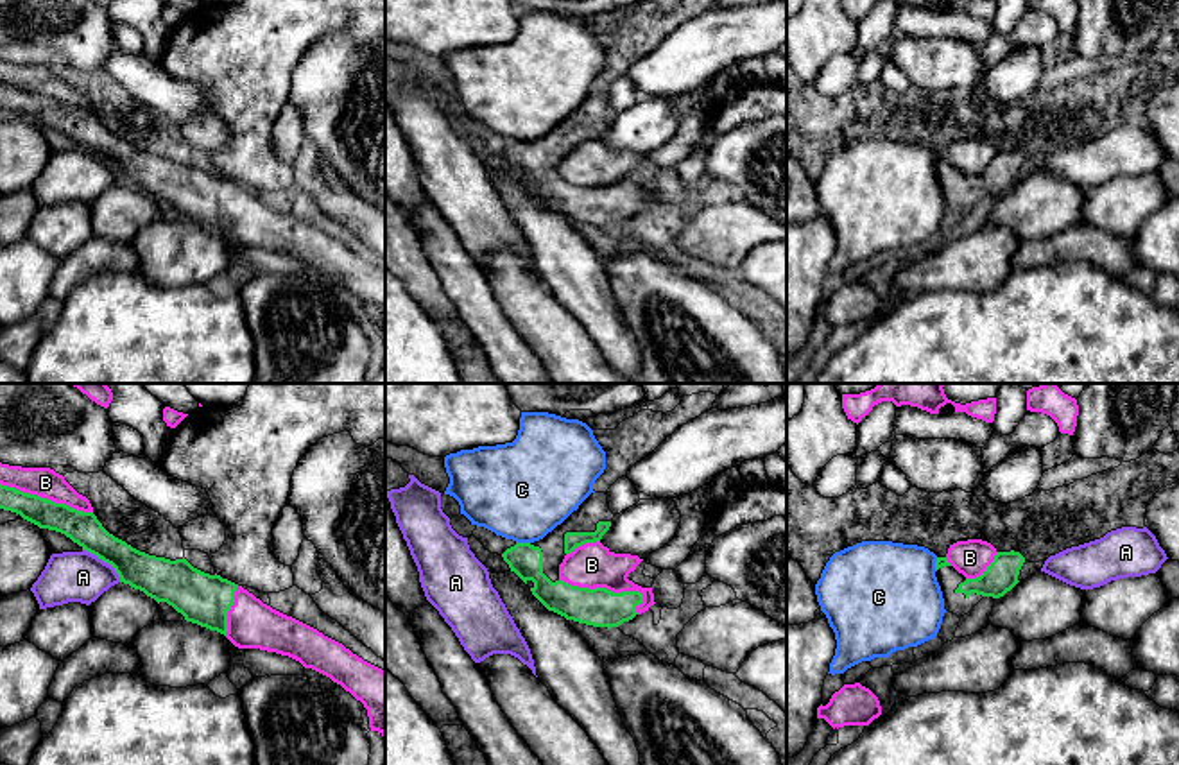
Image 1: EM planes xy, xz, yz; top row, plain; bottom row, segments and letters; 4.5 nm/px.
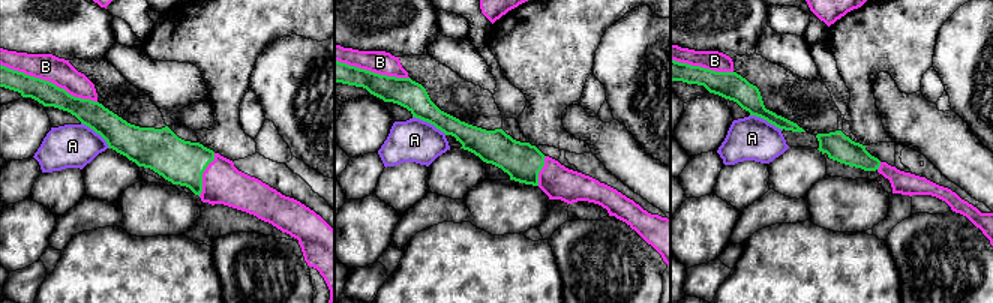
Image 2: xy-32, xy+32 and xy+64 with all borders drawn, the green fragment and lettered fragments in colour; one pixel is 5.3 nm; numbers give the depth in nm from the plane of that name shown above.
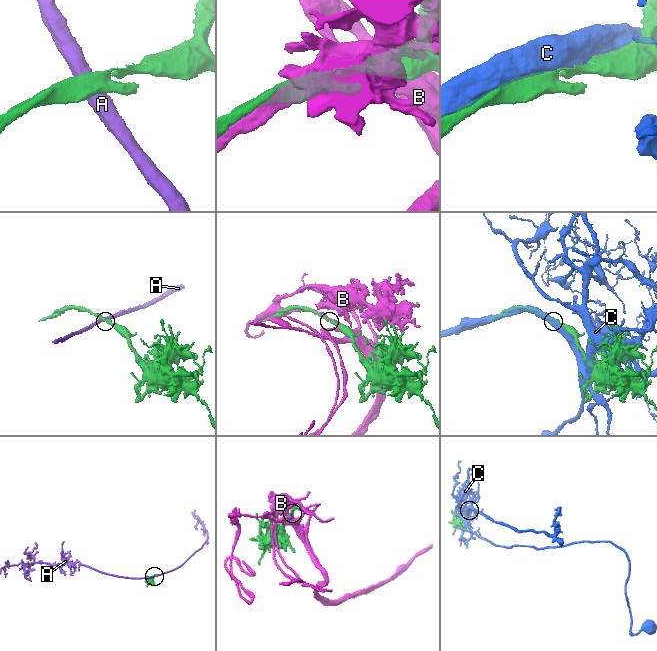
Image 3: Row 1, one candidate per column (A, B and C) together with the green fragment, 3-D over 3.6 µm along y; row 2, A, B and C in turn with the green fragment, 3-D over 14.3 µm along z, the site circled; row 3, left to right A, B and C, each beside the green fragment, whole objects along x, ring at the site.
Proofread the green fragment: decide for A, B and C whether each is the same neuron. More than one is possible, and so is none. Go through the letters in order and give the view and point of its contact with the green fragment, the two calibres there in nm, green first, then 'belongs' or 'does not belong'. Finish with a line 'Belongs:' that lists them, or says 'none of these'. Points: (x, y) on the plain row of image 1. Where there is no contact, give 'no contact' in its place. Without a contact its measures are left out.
A: contact xy (104, 160); calibres 180 and 220 nm; does not belong
B: contact xz (604, 187); calibres 180 and 200 nm; belongs
C: contact xz (524, 142); calibres 150 and 440 nm; does not belong
Belongs: B

